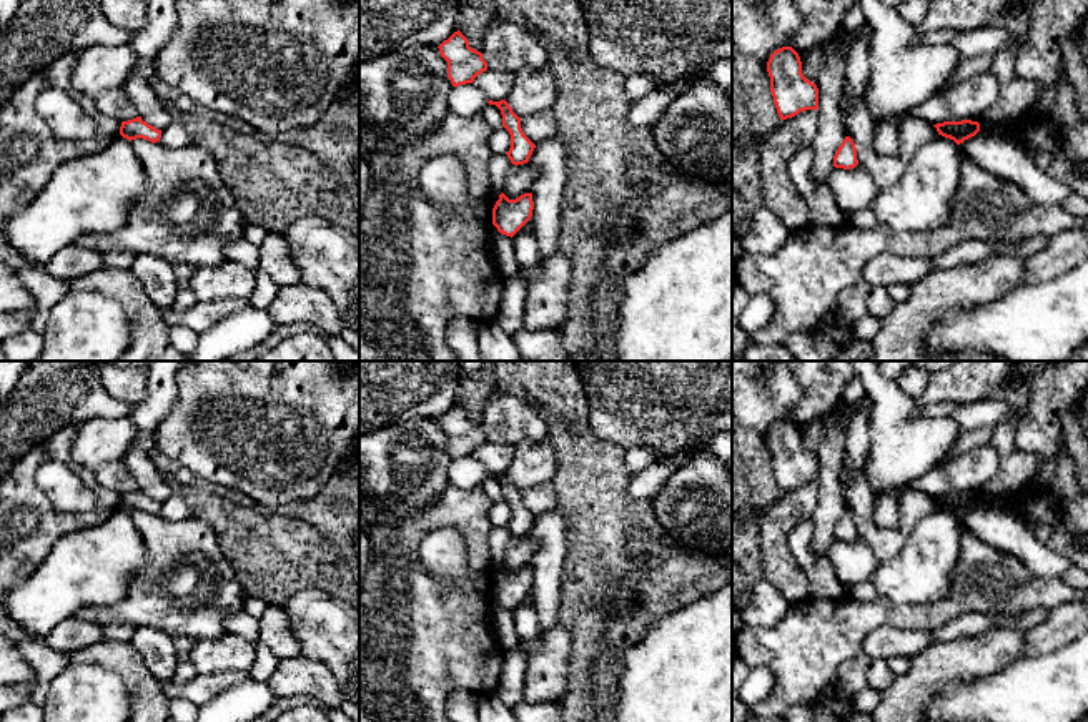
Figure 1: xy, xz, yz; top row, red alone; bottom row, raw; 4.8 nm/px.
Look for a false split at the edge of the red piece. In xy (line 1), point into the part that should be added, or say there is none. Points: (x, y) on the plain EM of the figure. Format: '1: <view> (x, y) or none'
1: none

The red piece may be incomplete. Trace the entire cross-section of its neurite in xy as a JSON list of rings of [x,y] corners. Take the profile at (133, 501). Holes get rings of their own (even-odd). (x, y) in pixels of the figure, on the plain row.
[[[136,489],[133,492],[121,494],[120,507],[130,514],[143,511],[151,516],[156,516],[161,511],[161,502],[156,502],[155,499],[148,497],[141,492],[141,489]]]

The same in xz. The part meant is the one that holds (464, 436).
[[[459,403],[438,421],[448,434],[448,451],[453,459],[472,456],[477,448],[487,443],[482,426],[471,421],[467,411]]]

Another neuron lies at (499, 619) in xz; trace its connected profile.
[[[492,597],[486,612],[486,621],[489,631],[506,654],[519,649],[521,639],[516,632],[514,614],[511,609],[499,606],[497,601]]]

